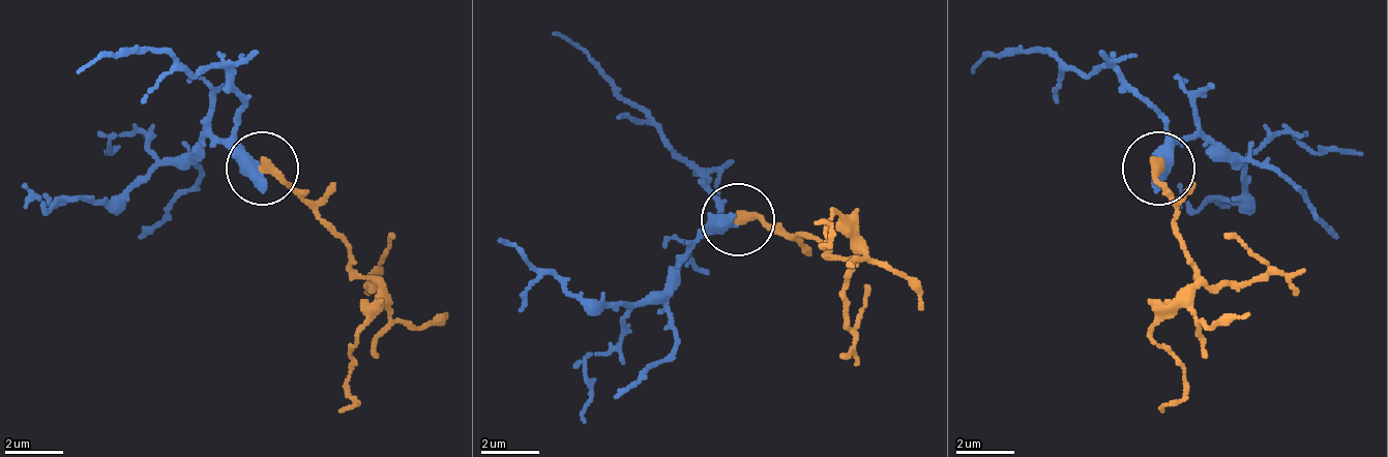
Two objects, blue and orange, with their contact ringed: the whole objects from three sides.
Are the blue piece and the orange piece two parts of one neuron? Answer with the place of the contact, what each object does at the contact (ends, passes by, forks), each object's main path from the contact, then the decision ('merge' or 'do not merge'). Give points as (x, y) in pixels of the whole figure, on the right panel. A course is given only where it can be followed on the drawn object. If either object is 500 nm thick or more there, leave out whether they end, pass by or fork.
at (1158, 168); blue runs (1156, 166), (1163, 115), (1113, 64), (1069, 71), (1047, 50), (1004, 50), (974, 71); orange runs (1156, 166), (1179, 246), (1193, 268), (1186, 290), (1149, 334), (1186, 370), (1186, 392), (1163, 414); do not merge

